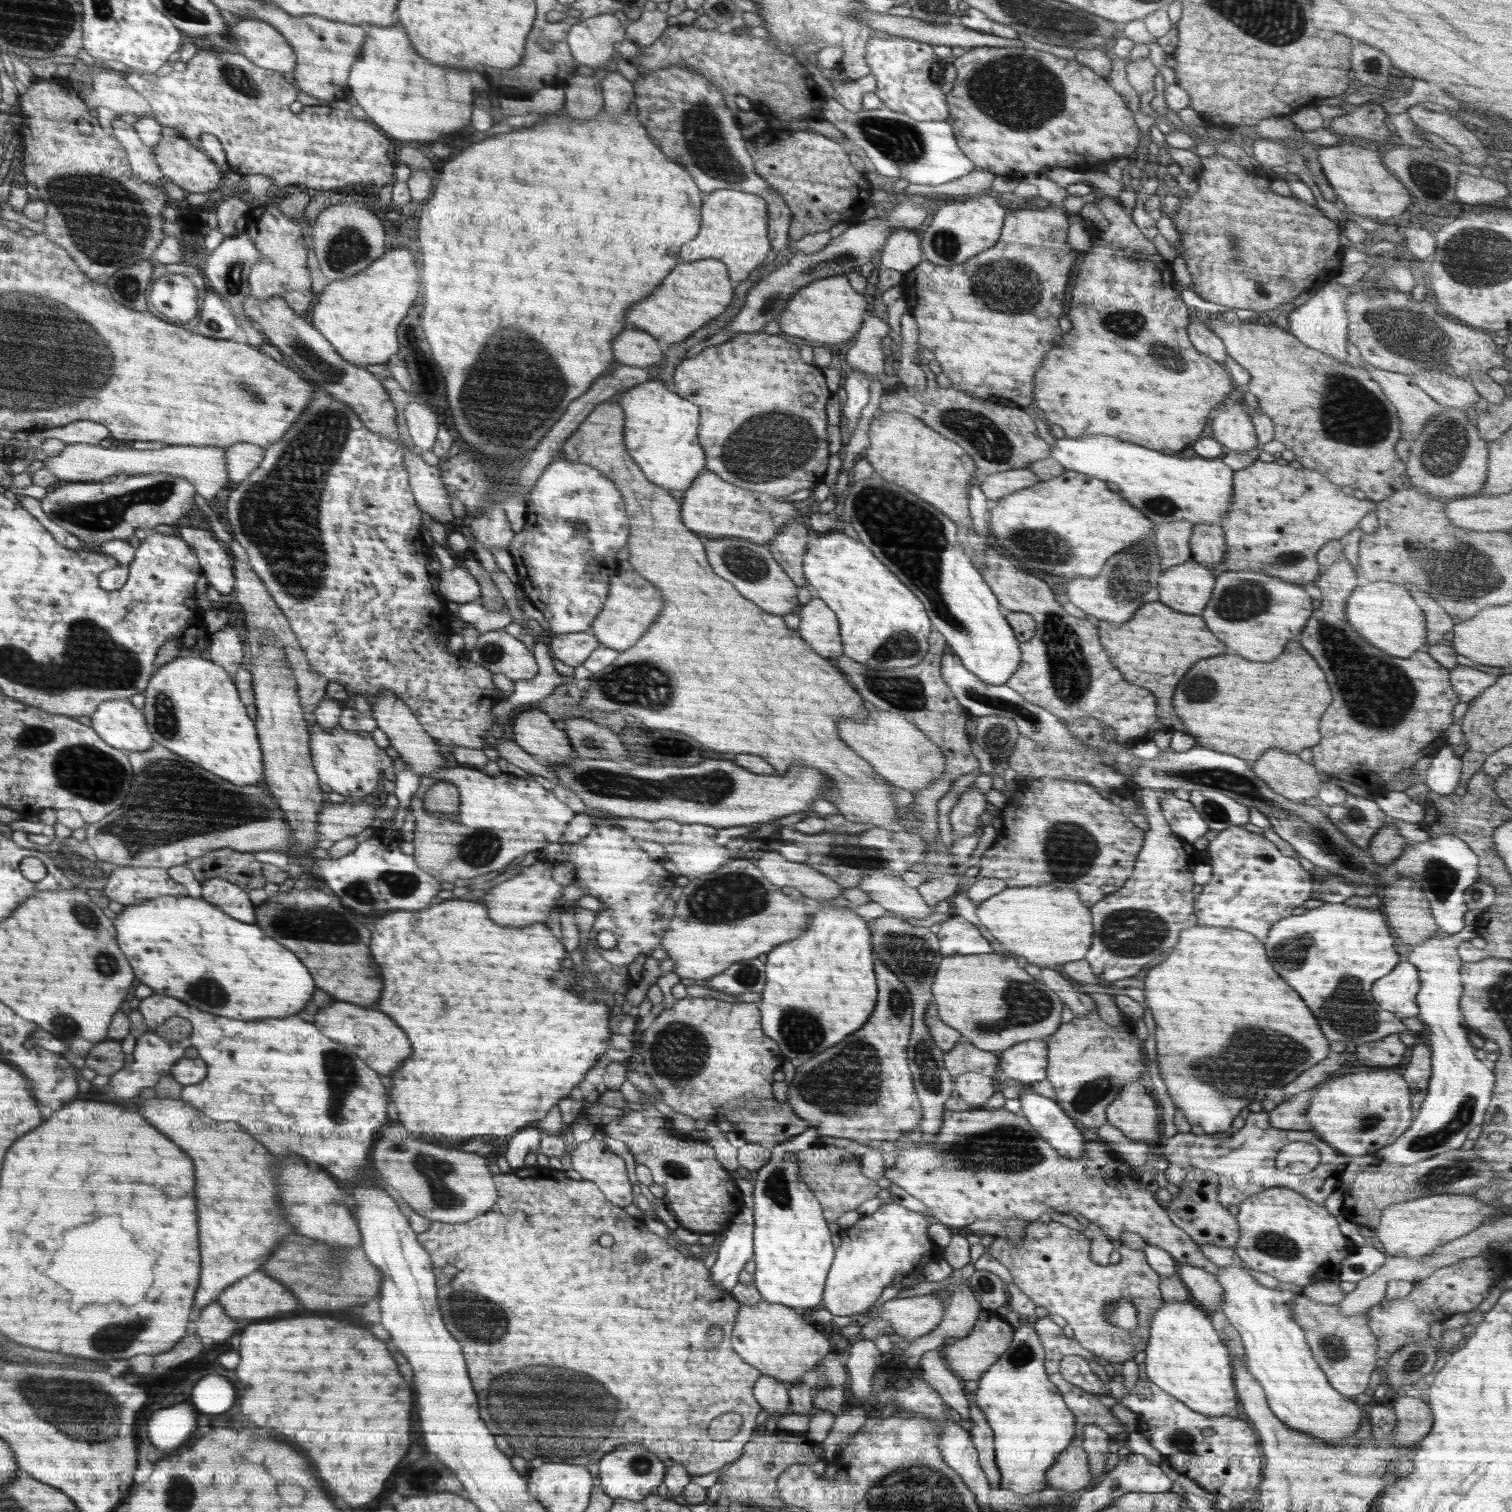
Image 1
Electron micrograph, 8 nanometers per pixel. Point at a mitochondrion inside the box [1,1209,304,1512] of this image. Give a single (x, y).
(83, 1410)

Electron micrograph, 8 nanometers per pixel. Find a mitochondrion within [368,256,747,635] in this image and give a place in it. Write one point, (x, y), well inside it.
(513, 374)

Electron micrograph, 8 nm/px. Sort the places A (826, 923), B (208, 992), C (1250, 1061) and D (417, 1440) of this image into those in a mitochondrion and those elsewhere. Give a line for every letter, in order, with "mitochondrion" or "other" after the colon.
A: other
B: mitochondrion
C: mitochondrion
D: other

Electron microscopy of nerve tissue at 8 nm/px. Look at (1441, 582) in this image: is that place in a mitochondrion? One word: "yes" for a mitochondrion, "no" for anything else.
yes

